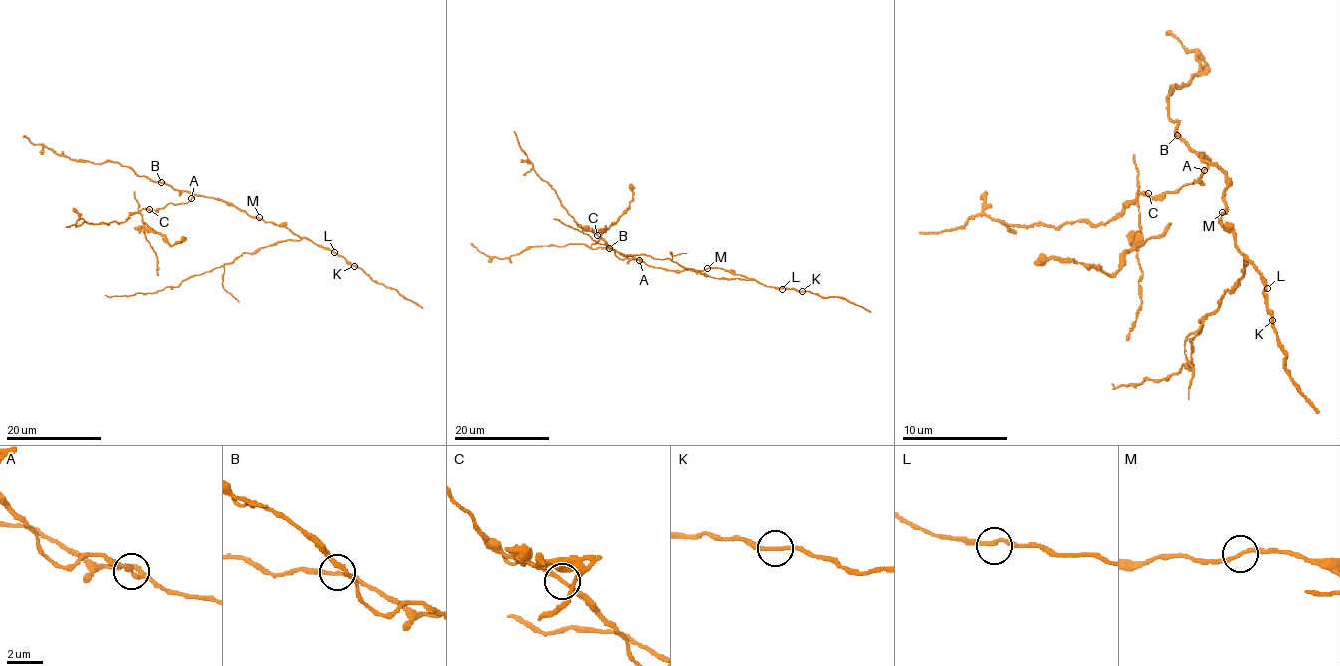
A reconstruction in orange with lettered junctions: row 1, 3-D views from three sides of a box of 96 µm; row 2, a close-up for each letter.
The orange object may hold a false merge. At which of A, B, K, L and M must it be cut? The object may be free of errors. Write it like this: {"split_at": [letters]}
{"split_at": ["A"]}

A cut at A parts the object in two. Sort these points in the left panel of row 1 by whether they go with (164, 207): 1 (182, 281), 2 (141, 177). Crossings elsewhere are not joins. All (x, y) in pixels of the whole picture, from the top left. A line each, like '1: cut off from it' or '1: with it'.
1: cut off from it
2: cut off from it

